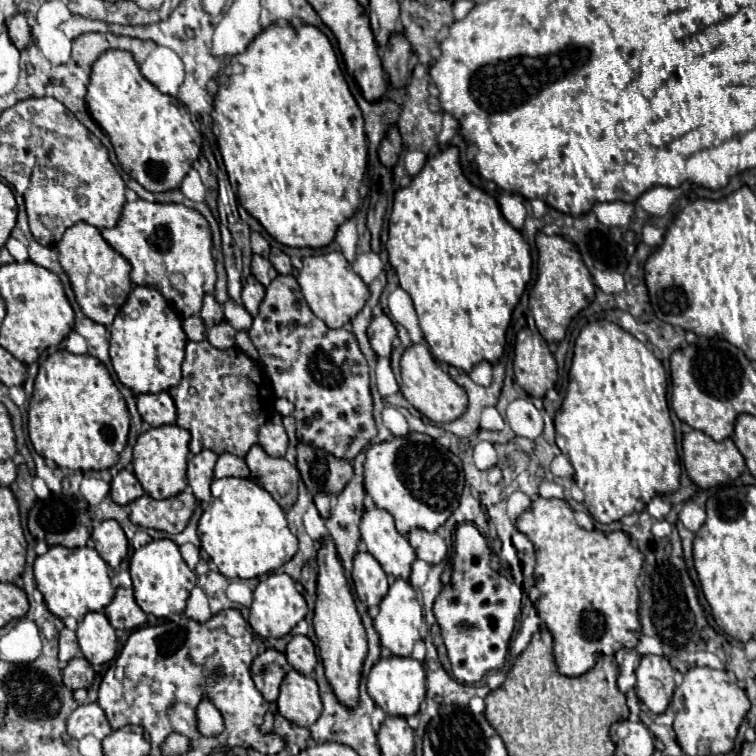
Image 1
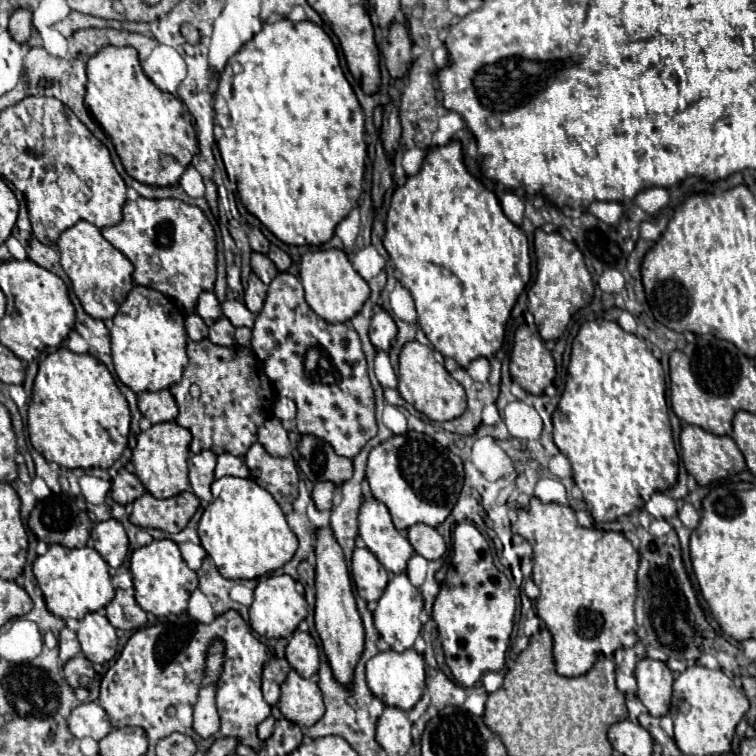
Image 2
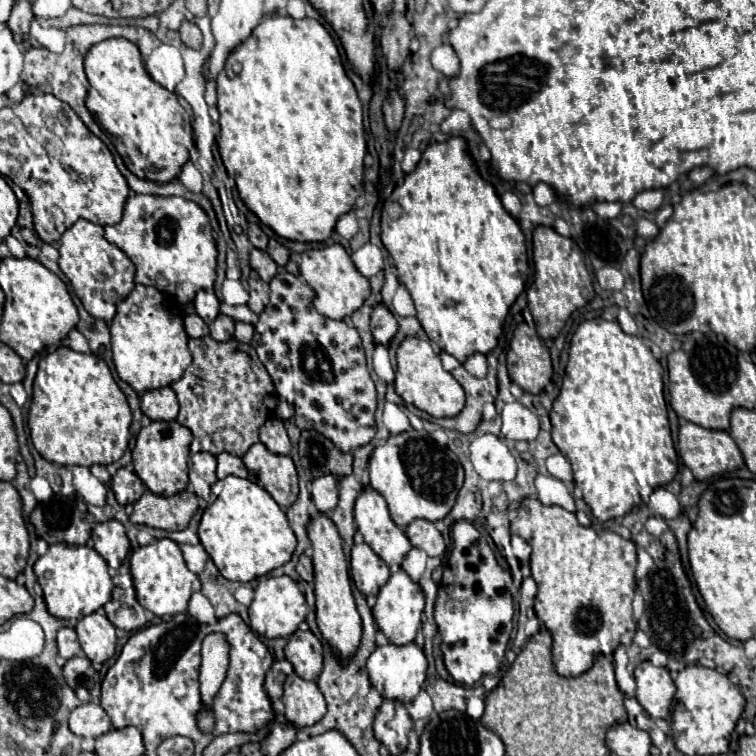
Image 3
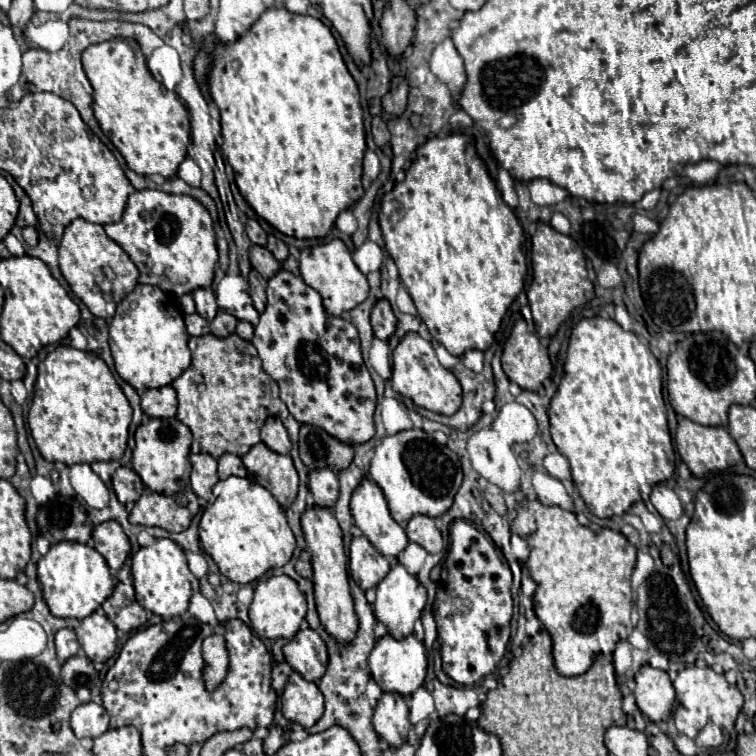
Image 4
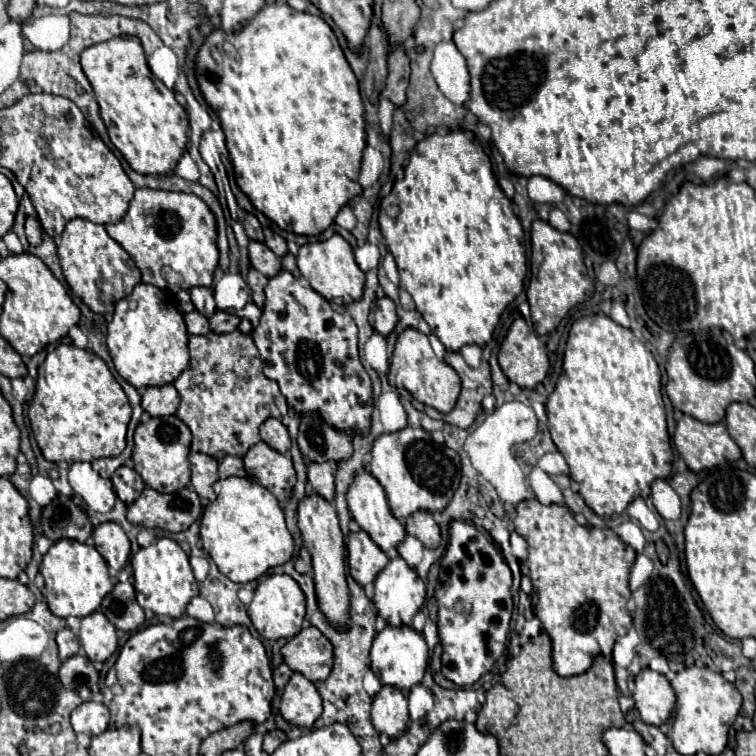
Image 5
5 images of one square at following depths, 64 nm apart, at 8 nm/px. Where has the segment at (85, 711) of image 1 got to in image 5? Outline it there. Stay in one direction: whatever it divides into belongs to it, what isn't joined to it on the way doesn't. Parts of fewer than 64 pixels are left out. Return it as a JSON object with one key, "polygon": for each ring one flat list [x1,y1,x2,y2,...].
{"polygon":[[88,700,72,712,72,728,76,734,98,736,108,728,110,712,103,703]]}

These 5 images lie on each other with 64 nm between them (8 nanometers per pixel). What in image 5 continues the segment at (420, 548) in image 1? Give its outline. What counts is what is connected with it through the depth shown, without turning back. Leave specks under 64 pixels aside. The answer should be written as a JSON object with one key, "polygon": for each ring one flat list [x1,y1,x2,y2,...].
{"polygon":[[414,512,406,522,406,532,410,536,416,536,426,548,438,548,442,540,440,528,430,512]]}

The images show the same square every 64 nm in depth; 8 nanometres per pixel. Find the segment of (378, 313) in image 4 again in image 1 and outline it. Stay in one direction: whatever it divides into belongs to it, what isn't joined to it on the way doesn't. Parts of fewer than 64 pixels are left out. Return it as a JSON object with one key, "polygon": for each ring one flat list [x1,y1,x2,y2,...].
{"polygon":[[386,314,376,316,372,320,372,324,368,326,368,338,370,338,372,350,376,352,378,358,390,358,392,340,396,338,396,326,394,326,394,322]]}

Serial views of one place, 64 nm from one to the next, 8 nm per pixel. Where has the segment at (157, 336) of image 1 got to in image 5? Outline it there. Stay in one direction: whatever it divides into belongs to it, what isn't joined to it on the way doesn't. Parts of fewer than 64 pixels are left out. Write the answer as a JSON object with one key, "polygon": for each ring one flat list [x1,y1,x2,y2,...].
{"polygon":[[138,284,130,296,120,300,114,310,114,318,108,324,108,350,114,360,116,372,130,382,134,388,148,388,148,386,164,386,176,380,190,362,188,354,188,332,184,324,184,314,176,304,176,296,172,292,160,290,150,284]]}

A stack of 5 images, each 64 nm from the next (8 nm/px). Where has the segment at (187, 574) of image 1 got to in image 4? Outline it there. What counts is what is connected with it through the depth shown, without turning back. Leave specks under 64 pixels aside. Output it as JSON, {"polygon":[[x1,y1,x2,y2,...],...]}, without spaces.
{"polygon":[[160,538,132,556,132,578,140,606,162,618,184,614,188,610,190,596,196,590,196,576,188,570,184,550,170,538]]}

